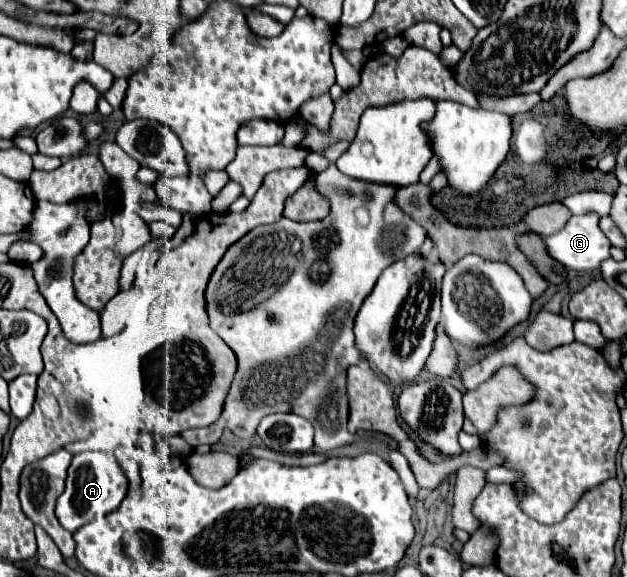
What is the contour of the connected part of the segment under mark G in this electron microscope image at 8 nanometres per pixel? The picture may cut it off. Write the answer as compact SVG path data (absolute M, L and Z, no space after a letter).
M585 212L581 216L571 216L571 220L565 224L565 228L561 232L545 238L545 244L547 244L549 254L557 262L561 262L565 268L577 270L577 272L595 270L601 266L601 262L611 258L611 252L609 252L611 242L603 234L603 230L599 228L599 214L597 212Z

